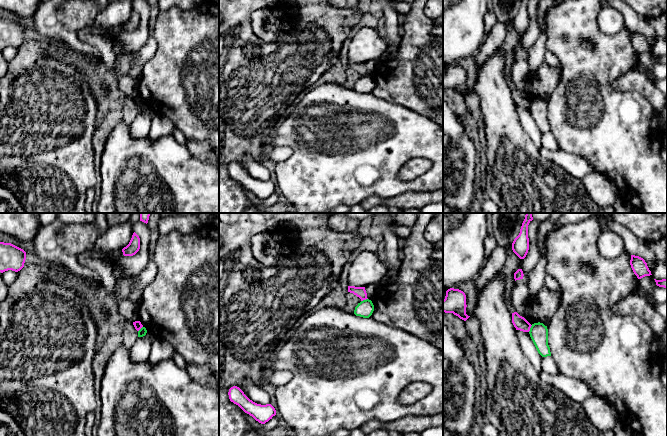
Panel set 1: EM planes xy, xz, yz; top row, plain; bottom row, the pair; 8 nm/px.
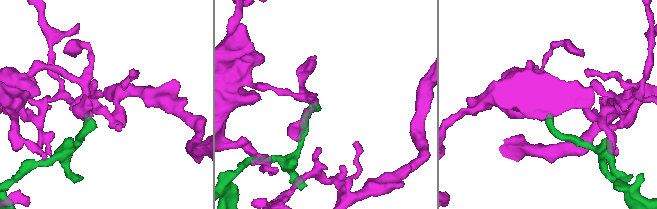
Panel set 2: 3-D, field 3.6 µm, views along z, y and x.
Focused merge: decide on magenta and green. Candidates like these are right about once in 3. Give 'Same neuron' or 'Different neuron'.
Different neuron

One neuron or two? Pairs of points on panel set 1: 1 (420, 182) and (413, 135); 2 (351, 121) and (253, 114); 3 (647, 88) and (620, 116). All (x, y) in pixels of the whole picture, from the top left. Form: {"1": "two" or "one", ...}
{"1": "one", "2": "two", "3": "two"}

